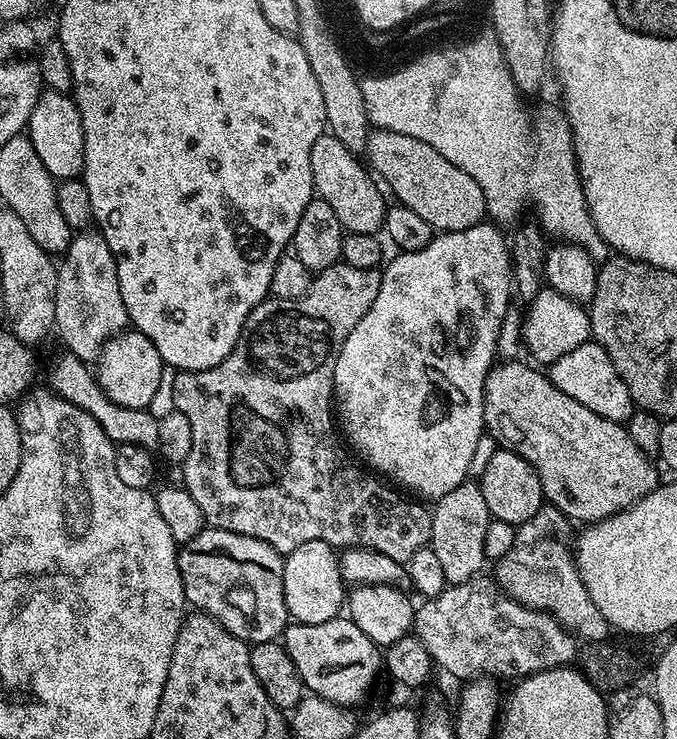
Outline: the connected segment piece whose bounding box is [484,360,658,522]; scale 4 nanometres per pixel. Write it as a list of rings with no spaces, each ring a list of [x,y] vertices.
[[[512,360],[509,364],[497,363],[488,371],[484,383],[484,426],[487,435],[492,435],[501,449],[510,450],[530,462],[542,482],[545,501],[569,521],[595,522],[628,511],[655,491],[658,487],[657,465],[634,446],[627,427],[610,418],[602,418],[602,414],[594,414],[594,410],[586,410],[582,402],[574,402],[570,394],[562,394],[545,373],[544,376],[540,373],[543,371],[539,367],[528,364]]]

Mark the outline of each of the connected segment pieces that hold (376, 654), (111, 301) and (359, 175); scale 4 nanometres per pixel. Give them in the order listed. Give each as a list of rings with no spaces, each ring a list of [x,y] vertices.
[[[337,618],[330,622],[317,624],[289,623],[282,633],[284,649],[290,654],[298,674],[302,678],[305,689],[311,695],[321,696],[332,704],[353,706],[368,692],[368,687],[376,680],[376,671],[382,668],[382,652],[373,640],[366,638],[362,630],[358,630],[356,623],[351,618]]]
[[[94,230],[77,233],[57,267],[55,286],[56,334],[71,355],[90,364],[99,359],[107,341],[129,323],[118,285],[116,259],[103,235]]]
[[[325,134],[314,142],[310,150],[310,170],[315,195],[324,199],[338,216],[345,233],[376,234],[384,227],[386,203],[384,196],[376,189],[368,172],[359,164],[357,153],[352,152],[338,138]]]

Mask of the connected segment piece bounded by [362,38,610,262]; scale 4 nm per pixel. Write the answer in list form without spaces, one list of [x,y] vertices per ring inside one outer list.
[[[480,39],[479,43],[468,48],[456,49],[456,52],[444,52],[444,55],[428,56],[414,64],[400,75],[388,79],[367,79],[362,98],[366,102],[368,123],[373,129],[394,134],[410,134],[426,146],[434,146],[442,158],[454,162],[478,186],[482,186],[484,211],[493,221],[512,220],[524,208],[529,200],[536,207],[538,223],[549,237],[559,237],[561,241],[577,244],[597,262],[608,259],[610,249],[598,234],[594,218],[588,209],[584,183],[580,181],[580,167],[576,160],[571,131],[554,109],[548,108],[540,116],[536,129],[528,121],[528,112],[524,109],[522,94],[516,88],[514,78],[504,60],[500,60],[493,39]]]

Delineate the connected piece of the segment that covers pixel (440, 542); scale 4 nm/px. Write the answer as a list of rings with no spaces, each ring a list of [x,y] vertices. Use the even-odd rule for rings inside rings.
[[[469,478],[464,483],[454,486],[450,494],[446,494],[442,499],[435,501],[432,513],[432,539],[430,547],[435,557],[442,565],[442,573],[449,585],[464,583],[468,579],[474,579],[481,575],[480,567],[486,564],[484,559],[484,547],[486,546],[486,530],[488,529],[488,507],[486,498],[482,498],[482,490],[475,479]]]

